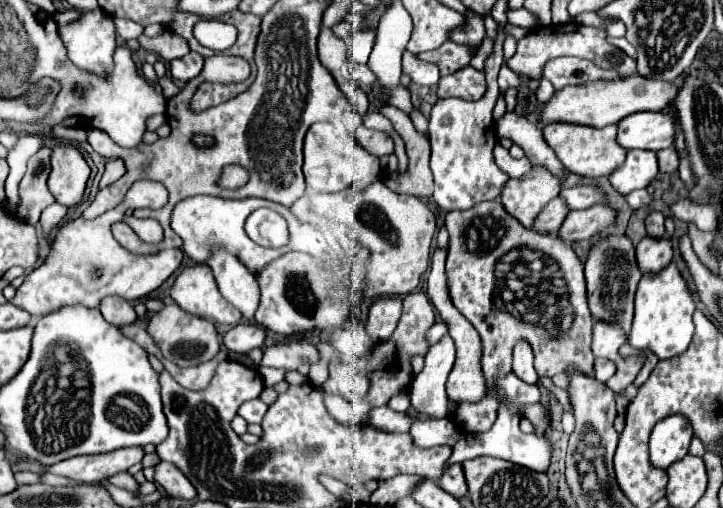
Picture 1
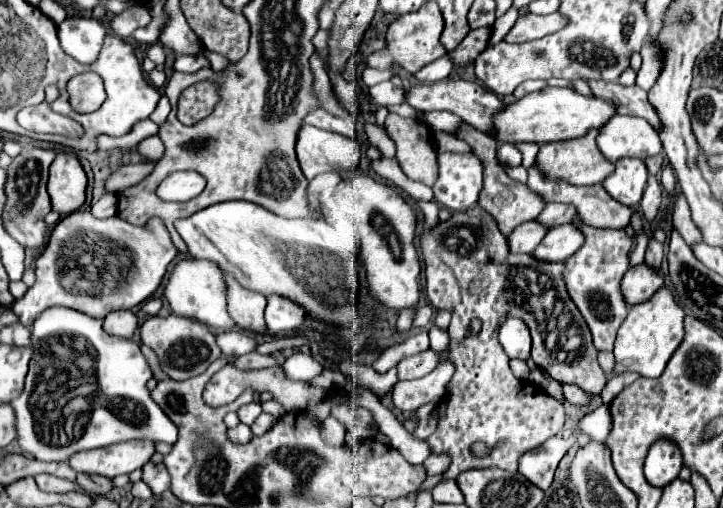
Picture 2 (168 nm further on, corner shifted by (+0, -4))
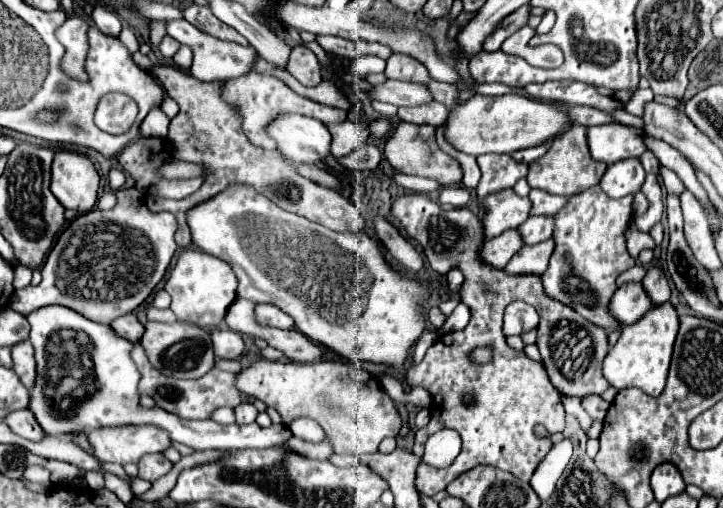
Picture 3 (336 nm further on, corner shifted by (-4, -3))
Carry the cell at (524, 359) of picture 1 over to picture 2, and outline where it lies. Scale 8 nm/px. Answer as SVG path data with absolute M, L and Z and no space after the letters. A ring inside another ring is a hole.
M507 316L499 328L499 344L509 358L529 358L531 352L531 334L527 324L521 318Z

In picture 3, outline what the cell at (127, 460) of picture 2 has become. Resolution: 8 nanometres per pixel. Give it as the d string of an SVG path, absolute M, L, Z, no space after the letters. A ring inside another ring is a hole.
M127 425L87 433L93 455L101 463L139 463L147 453L163 453L171 441L167 431L153 425Z

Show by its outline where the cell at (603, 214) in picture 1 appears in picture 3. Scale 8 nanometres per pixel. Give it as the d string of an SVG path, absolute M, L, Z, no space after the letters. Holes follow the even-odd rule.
M547 239L539 245L527 245L523 247L507 265L507 273L545 273L547 271L547 261L555 249L555 241Z

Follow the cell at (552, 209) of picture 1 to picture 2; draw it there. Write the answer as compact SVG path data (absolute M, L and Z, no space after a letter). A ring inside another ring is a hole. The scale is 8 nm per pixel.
M531 220L531 222L525 222L521 226L517 226L509 236L507 236L507 242L509 242L509 250L513 254L517 252L531 252L535 250L535 246L543 240L543 234L547 234L547 230L543 230L543 226L539 226L539 222Z

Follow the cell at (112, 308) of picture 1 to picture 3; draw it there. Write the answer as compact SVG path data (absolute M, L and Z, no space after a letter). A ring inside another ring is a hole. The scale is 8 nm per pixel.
M127 313L127 315L121 315L121 317L117 317L113 323L111 323L111 327L121 335L121 337L125 337L127 341L131 341L131 343L135 343L135 341L139 341L141 337L143 337L143 325L139 323L139 319L135 317L135 313Z

